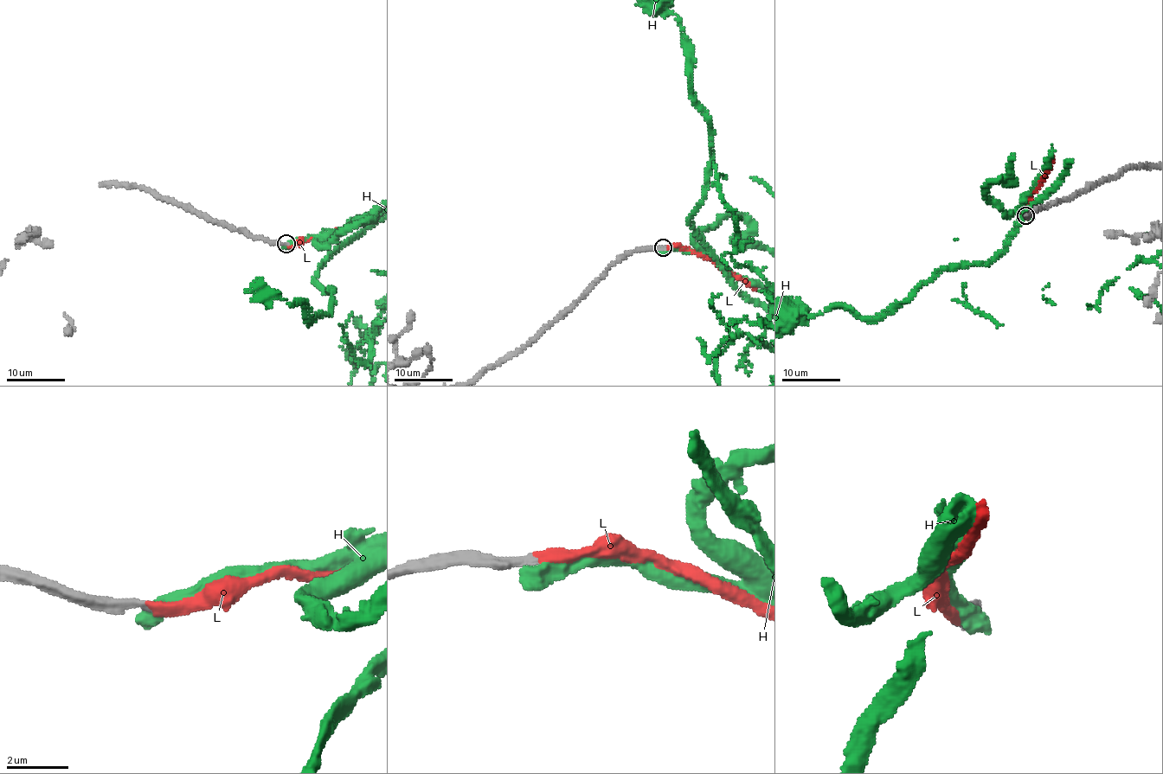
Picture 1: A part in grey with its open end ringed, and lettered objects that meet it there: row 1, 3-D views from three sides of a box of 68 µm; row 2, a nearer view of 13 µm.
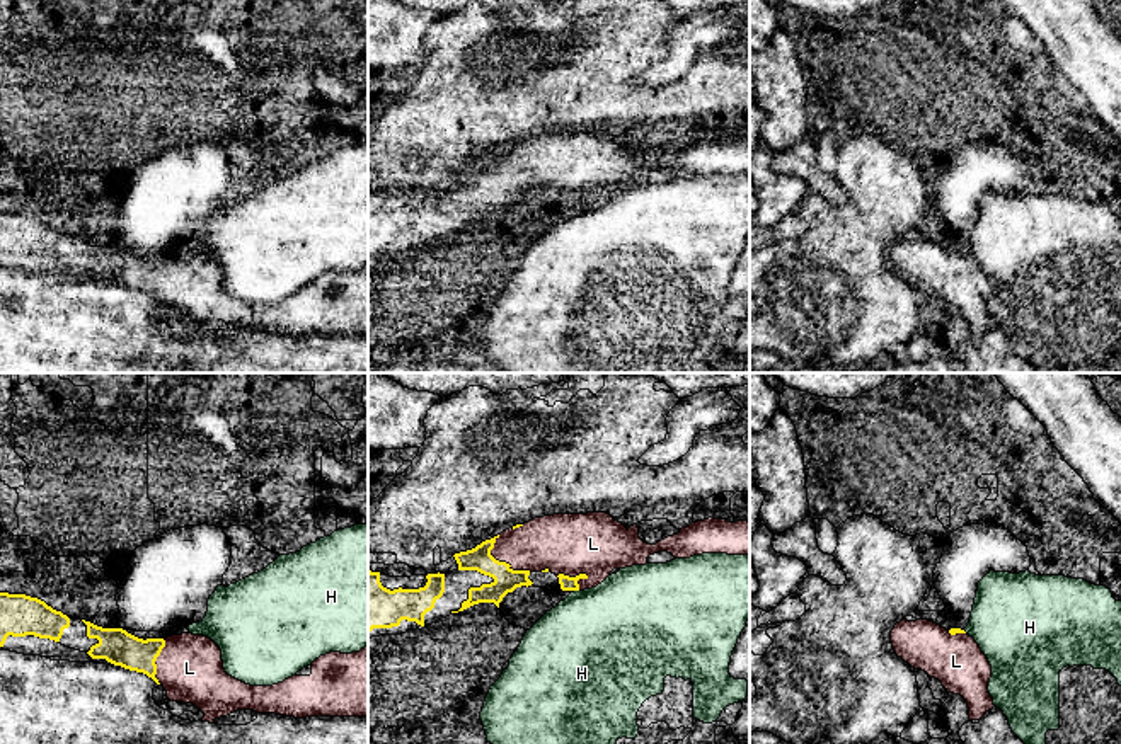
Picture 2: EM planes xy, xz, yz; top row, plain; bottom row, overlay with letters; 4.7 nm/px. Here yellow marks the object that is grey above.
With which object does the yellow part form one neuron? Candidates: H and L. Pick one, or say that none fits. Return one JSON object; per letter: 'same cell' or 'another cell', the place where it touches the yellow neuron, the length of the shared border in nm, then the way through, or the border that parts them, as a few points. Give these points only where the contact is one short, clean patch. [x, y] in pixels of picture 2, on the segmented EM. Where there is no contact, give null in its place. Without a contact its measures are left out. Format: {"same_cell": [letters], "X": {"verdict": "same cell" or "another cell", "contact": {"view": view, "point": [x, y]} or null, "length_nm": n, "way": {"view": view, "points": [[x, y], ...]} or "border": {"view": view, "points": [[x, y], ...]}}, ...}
{"same_cell": ["L"], "H": {"verdict": "another cell", "contact": {"view": "xz", "point": [576, 589]}, "length_nm": 30, "border": {"view": "xz", "points": [[574, 589], [578, 591]]}}, "L": {"verdict": "same cell", "contact": {"view": "xz", "point": [501, 562]}, "length_nm": 240}}

